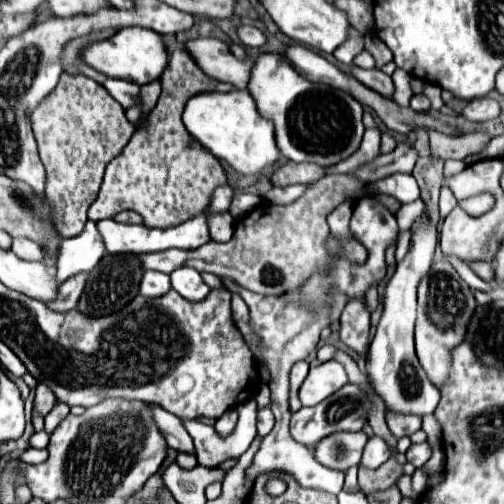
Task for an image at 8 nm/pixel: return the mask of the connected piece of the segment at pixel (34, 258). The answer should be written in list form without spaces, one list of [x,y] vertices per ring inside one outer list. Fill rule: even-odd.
[[[15,238],[11,250],[13,250],[13,254],[19,256],[21,260],[31,260],[31,262],[41,262],[41,260],[43,260],[41,248],[39,248],[35,242],[27,240],[27,238]]]

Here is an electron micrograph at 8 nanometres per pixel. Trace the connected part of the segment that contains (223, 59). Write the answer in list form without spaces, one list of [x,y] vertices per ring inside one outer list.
[[[195,38],[185,42],[185,50],[195,64],[211,78],[219,82],[231,82],[235,88],[245,90],[253,60],[237,60],[229,46],[217,38]]]

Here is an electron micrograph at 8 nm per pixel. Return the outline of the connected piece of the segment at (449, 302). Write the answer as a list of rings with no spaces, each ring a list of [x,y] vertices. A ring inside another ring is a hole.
[[[447,260],[433,262],[431,274],[427,274],[419,284],[415,348],[417,348],[417,358],[419,358],[427,378],[439,390],[449,380],[451,352],[465,340],[475,308],[477,308],[477,302],[473,298],[473,292],[465,284],[465,280],[457,274],[457,270]],[[431,278],[433,278],[433,290],[431,290]]]

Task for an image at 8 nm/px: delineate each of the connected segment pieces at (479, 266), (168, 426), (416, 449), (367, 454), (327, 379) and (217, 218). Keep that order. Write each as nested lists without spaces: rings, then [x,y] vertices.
[[[473,262],[469,264],[471,270],[475,272],[481,279],[490,282],[494,278],[494,272],[492,264],[485,264],[485,262]]]
[[[153,406],[153,418],[159,426],[159,430],[163,432],[169,448],[175,448],[179,452],[187,452],[187,454],[195,454],[195,446],[193,446],[193,438],[187,434],[187,430],[183,428],[181,418],[177,418],[175,414]]]
[[[427,442],[411,444],[405,456],[407,456],[407,462],[411,462],[415,468],[421,468],[431,458],[431,446]]]
[[[371,436],[361,458],[361,466],[375,470],[383,462],[387,462],[387,458],[389,458],[389,446],[379,436]]]
[[[329,360],[319,366],[311,366],[305,382],[299,388],[299,400],[303,406],[315,406],[333,392],[337,392],[343,384],[347,384],[345,368],[337,360]]]
[[[217,212],[207,216],[207,226],[209,226],[209,236],[215,242],[227,242],[234,233],[234,218],[229,212]]]

